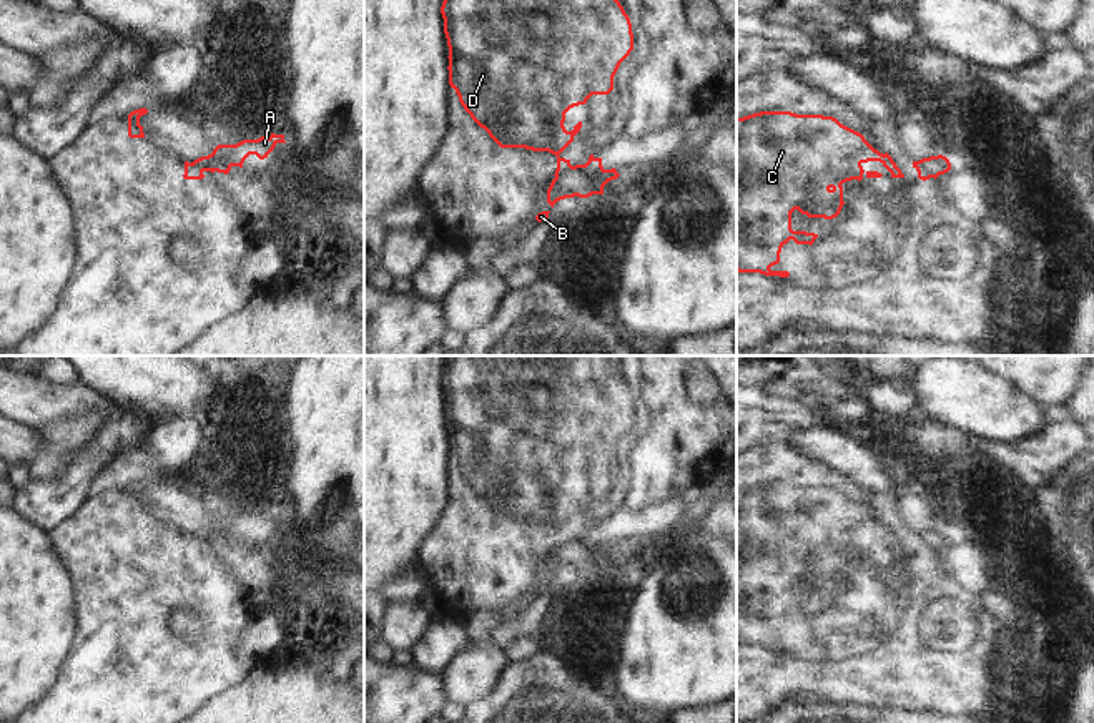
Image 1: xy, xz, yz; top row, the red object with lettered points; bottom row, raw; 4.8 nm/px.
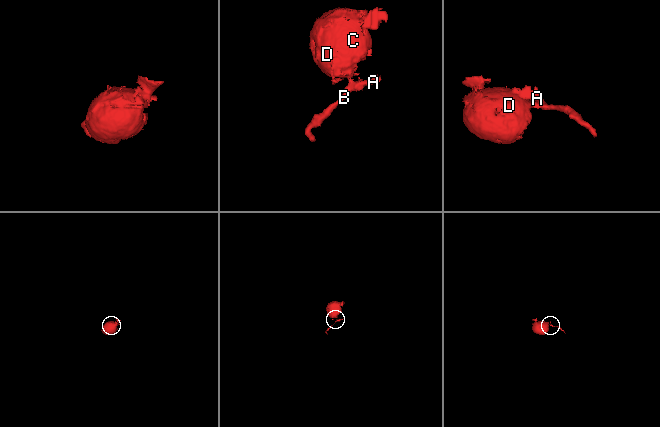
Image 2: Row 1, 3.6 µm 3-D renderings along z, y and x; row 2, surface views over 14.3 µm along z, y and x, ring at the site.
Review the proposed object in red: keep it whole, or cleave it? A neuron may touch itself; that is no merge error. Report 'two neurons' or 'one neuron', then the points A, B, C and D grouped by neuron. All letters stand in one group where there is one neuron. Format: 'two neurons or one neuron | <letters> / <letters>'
two neurons | A B / C D

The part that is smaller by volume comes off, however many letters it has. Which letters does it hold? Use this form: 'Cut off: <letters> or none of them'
Cut off: A, B

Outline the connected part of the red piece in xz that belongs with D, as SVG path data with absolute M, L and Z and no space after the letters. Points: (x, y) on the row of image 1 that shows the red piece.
M444 0L441 7L444 18L444 33L449 47L449 85L456 90L461 105L471 115L471 118L484 128L489 136L500 148L525 148L532 151L549 151L557 156L557 170L554 176L559 176L572 168L570 160L559 155L574 141L574 136L580 131L582 121L579 121L572 131L564 126L565 113L579 105L585 105L592 95L609 95L614 90L614 76L620 63L633 50L633 33L628 15L618 0Z

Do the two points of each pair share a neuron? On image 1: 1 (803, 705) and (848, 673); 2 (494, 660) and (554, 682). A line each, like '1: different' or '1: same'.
1: different
2: different

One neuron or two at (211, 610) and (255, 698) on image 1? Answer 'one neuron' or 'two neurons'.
two neurons

